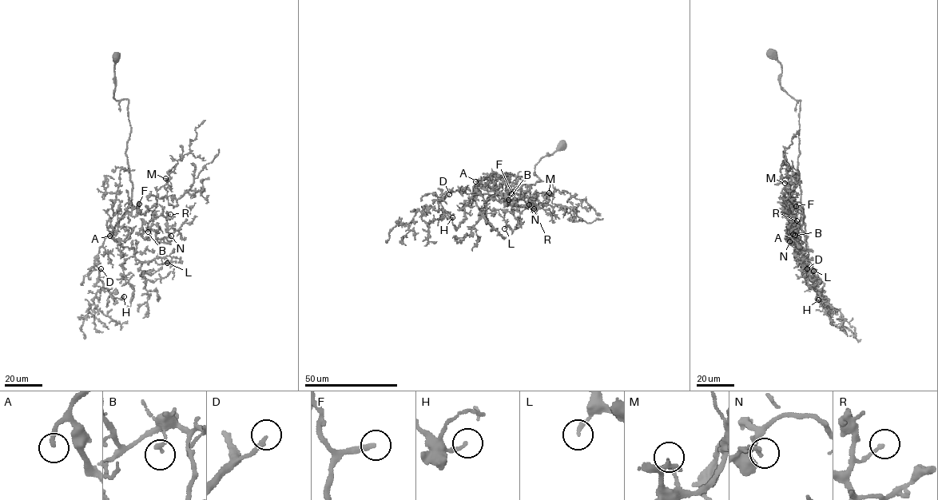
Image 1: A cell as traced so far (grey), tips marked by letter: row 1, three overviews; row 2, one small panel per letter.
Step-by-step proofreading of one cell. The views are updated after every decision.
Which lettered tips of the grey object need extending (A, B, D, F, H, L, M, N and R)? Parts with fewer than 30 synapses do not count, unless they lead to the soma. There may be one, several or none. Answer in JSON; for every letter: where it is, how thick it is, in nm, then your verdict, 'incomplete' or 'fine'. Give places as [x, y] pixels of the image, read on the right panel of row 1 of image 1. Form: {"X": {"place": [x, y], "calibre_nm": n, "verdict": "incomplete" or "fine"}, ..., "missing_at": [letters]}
{"A": {"place": [792, 234], "calibre_nm": 200, "verdict": "incomplete"}, "B": {"place": [795, 235], "calibre_nm": 170, "verdict": "fine"}, "D": {"place": [807, 268], "calibre_nm": 190, "verdict": "incomplete"}, "F": {"place": [796, 206], "calibre_nm": 280, "verdict": "incomplete"}, "H": {"place": [818, 299], "calibre_nm": 170, "verdict": "fine"}, "L": {"place": [813, 271], "calibre_nm": 180, "verdict": "fine"}, "M": {"place": [784, 183], "calibre_nm": 150, "verdict": "fine"}, "N": {"place": [789, 241], "calibre_nm": 160, "verdict": "fine"}, "R": {"place": [796, 220], "calibre_nm": 160, "verdict": "fine"}, "missing_at": ["A", "D", "F"]}

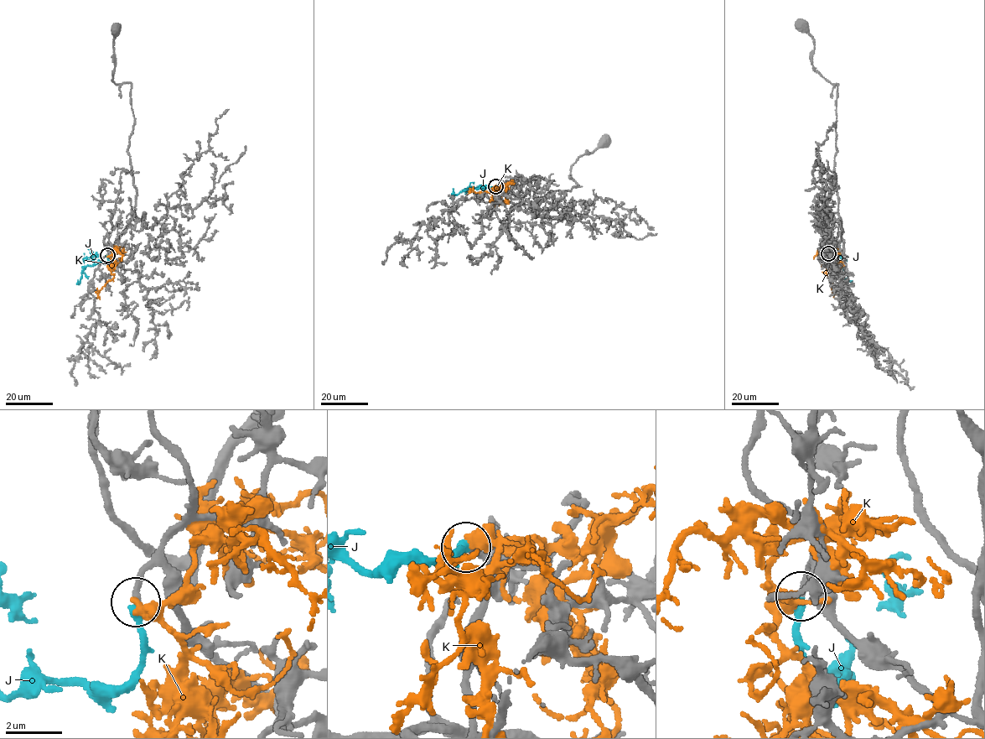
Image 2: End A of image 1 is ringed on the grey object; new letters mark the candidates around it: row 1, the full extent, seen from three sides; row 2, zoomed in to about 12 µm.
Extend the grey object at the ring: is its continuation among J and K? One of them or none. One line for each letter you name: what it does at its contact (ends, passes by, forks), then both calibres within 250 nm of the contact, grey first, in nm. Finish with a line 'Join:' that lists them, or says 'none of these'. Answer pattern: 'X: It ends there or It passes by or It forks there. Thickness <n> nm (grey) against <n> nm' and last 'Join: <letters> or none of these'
J: It ends there. Thickness 200 nm (grey) against 300 nm
Join: J

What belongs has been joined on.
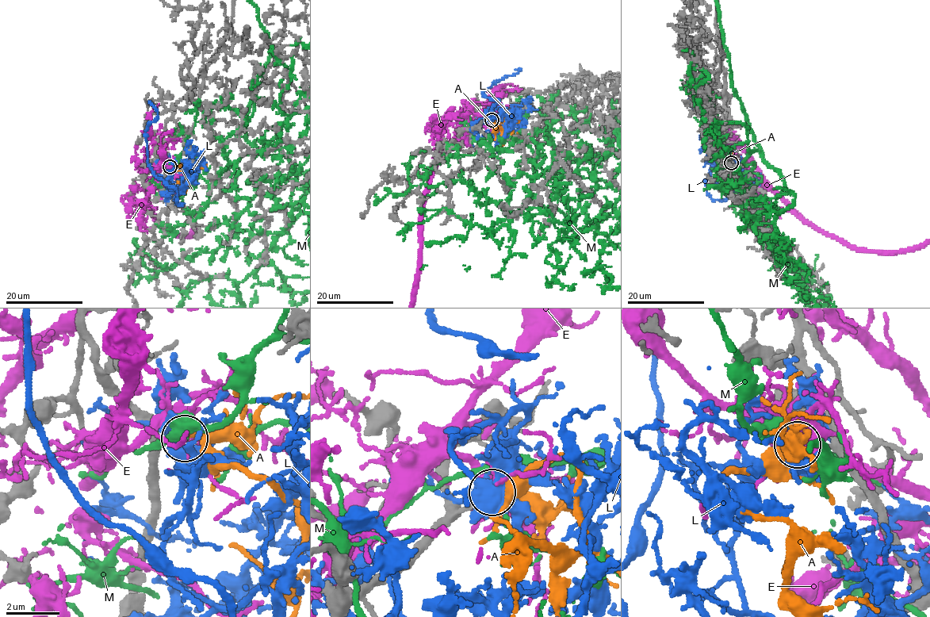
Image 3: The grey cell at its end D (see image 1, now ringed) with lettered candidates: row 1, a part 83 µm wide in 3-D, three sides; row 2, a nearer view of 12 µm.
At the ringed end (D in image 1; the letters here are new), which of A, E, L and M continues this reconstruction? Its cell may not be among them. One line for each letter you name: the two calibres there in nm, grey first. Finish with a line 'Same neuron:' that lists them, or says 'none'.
A: calibres 240 and 220 nm
Same neuron: A

